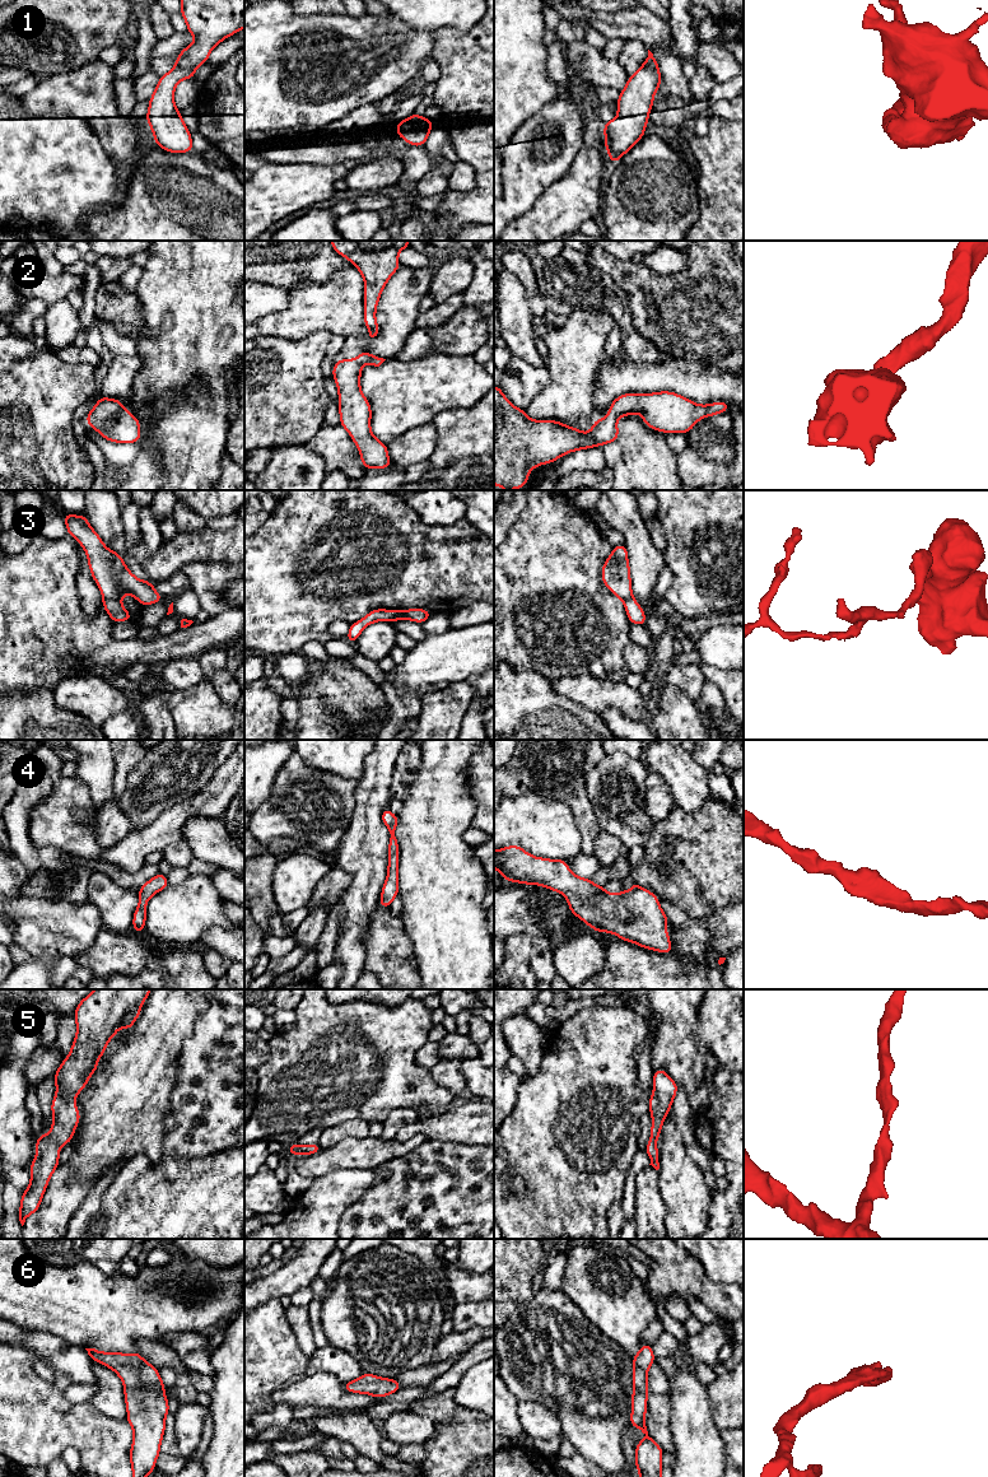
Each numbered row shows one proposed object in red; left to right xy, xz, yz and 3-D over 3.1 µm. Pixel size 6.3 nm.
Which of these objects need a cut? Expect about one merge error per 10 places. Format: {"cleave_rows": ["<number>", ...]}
{"cleave_rows": []}

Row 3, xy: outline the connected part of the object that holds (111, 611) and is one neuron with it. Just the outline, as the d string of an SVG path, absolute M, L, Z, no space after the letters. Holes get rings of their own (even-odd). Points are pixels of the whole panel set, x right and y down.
M65 513L64 522L67 535L76 539L88 555L89 570L102 592L103 607L113 623L132 620L131 614L121 604L124 595L131 595L143 606L164 598L154 590L152 582L135 577L118 553L104 546L85 514Z

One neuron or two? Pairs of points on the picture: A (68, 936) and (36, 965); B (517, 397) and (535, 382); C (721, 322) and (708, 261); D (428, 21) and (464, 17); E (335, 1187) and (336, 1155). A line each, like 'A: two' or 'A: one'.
A: two
B: one
C: one
D: one
E: two

